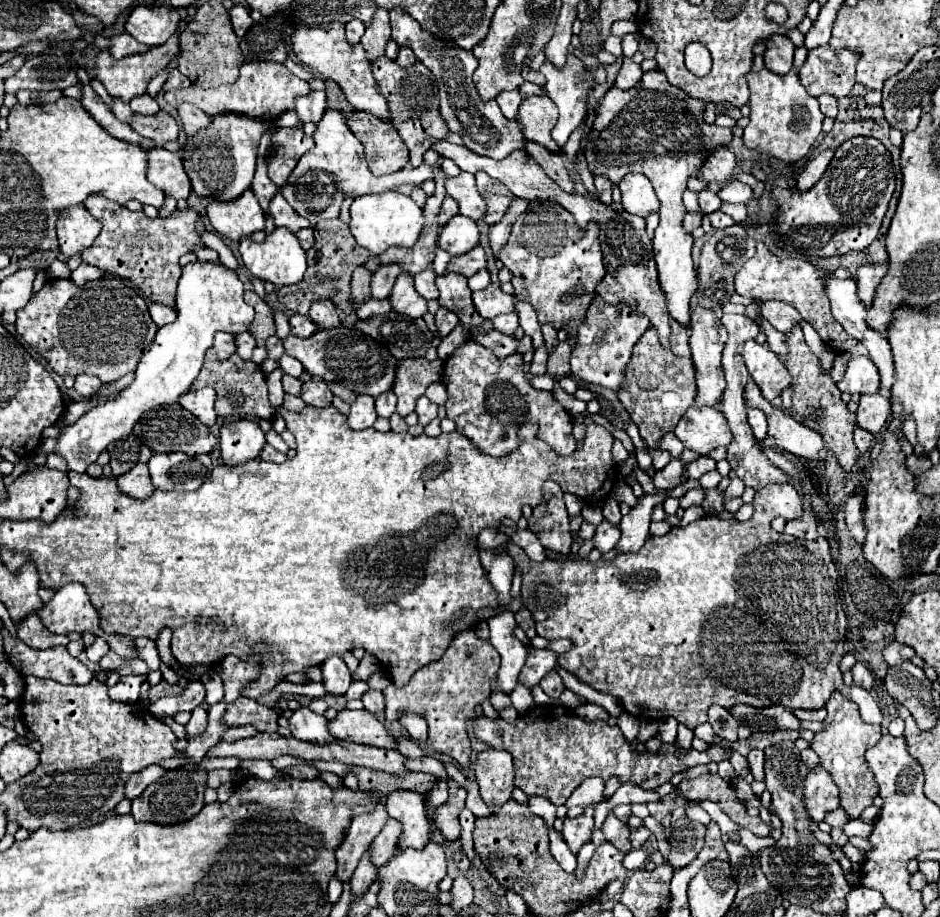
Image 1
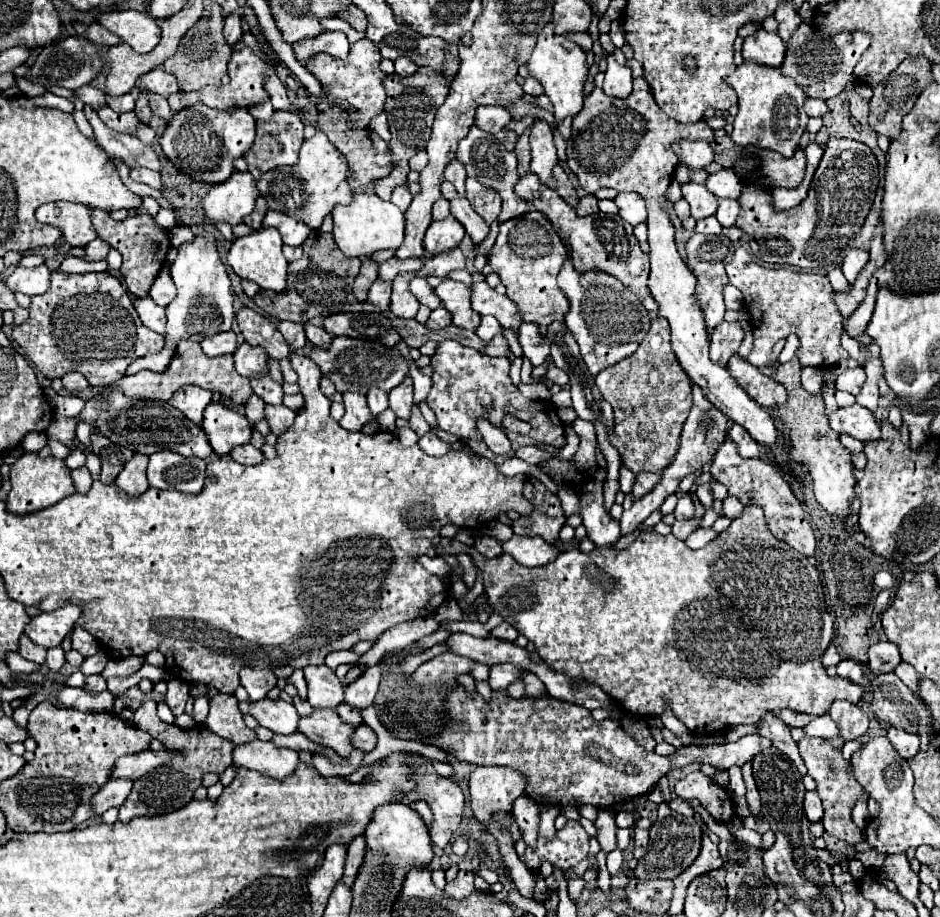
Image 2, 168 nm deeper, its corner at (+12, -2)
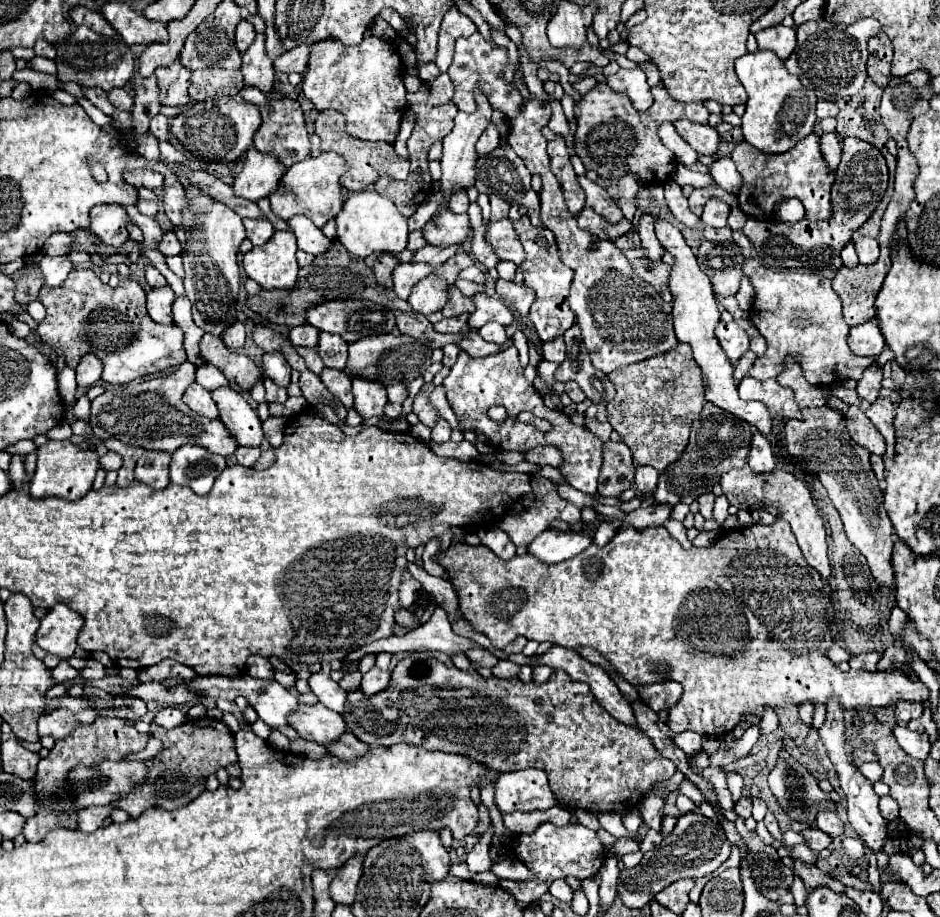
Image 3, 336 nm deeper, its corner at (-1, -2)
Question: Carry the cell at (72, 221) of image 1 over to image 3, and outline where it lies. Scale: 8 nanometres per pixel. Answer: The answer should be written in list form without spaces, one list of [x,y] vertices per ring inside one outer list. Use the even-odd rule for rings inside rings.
[[[95,205],[91,209],[91,231],[107,245],[121,247],[129,241],[129,223],[131,219],[121,205]]]

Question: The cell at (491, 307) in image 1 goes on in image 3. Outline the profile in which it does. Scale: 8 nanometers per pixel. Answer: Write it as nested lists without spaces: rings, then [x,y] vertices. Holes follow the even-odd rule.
[[[497,279],[497,293],[501,295],[501,299],[503,299],[507,305],[515,307],[515,309],[521,313],[523,319],[529,315],[529,307],[531,307],[531,303],[533,303],[533,299],[535,299],[535,293],[533,293],[531,287],[527,287],[527,285],[517,285],[515,281]]]

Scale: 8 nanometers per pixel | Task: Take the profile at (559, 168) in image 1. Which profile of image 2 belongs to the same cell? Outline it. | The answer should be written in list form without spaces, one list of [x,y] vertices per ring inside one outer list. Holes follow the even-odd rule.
[[[560,165],[554,167],[552,177],[554,177],[554,181],[556,181],[556,189],[554,189],[554,191],[556,191],[556,193],[558,193],[558,195],[568,203],[568,205],[576,207],[576,205],[578,205],[578,193],[576,193],[576,189],[572,187],[568,175],[564,173],[564,169],[562,169]]]

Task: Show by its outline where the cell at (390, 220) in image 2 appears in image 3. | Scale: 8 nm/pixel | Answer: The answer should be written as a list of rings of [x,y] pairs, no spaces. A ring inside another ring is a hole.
[[[359,191],[349,193],[341,213],[337,215],[337,241],[343,247],[361,259],[369,257],[371,253],[401,253],[407,247],[407,219],[399,213],[395,203],[377,191]]]

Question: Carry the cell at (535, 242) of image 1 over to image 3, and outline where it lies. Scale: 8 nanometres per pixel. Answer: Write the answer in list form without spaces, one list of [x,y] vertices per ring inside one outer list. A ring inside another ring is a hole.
[[[521,217],[521,219],[515,221],[515,231],[519,235],[519,241],[525,247],[525,253],[527,253],[527,259],[521,265],[525,281],[537,293],[537,297],[531,305],[531,311],[529,311],[529,319],[533,321],[539,339],[541,341],[551,341],[557,335],[563,335],[575,323],[575,315],[571,313],[571,309],[567,305],[573,271],[561,263],[557,241],[555,241],[555,237],[549,229],[531,227],[531,221],[527,217]]]

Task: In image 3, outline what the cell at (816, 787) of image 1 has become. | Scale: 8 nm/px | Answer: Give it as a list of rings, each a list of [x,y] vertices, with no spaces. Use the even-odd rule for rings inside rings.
[[[819,811],[815,825],[817,825],[817,829],[821,829],[823,833],[827,833],[831,837],[841,837],[845,831],[845,825],[841,823],[841,819],[837,817],[835,811]]]

